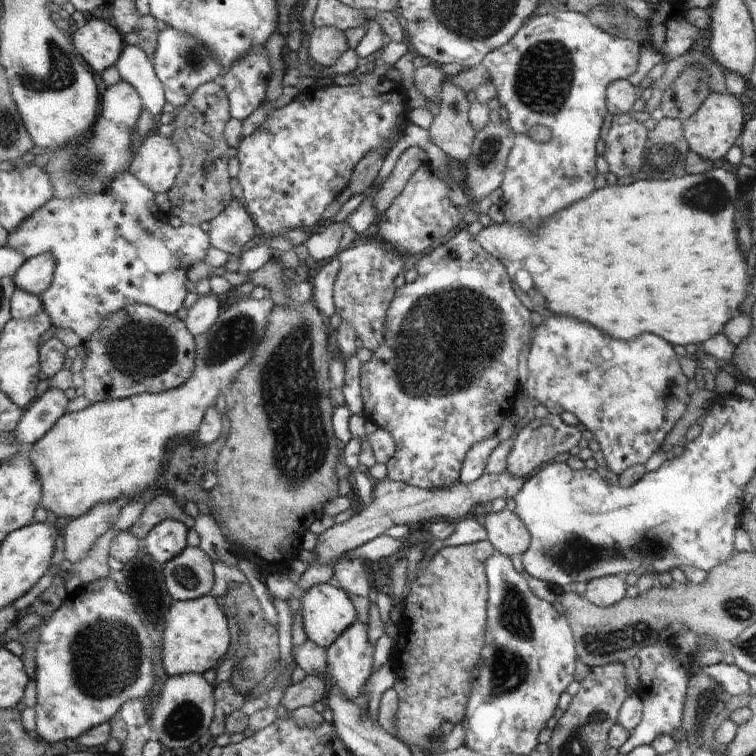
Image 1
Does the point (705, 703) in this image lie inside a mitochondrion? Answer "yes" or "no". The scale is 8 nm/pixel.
yes

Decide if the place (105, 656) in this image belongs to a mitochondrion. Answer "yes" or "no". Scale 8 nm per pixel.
yes

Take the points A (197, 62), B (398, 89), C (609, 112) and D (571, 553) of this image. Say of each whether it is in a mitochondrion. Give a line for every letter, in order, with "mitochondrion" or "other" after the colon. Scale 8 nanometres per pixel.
A: mitochondrion
B: other
C: other
D: mitochondrion

